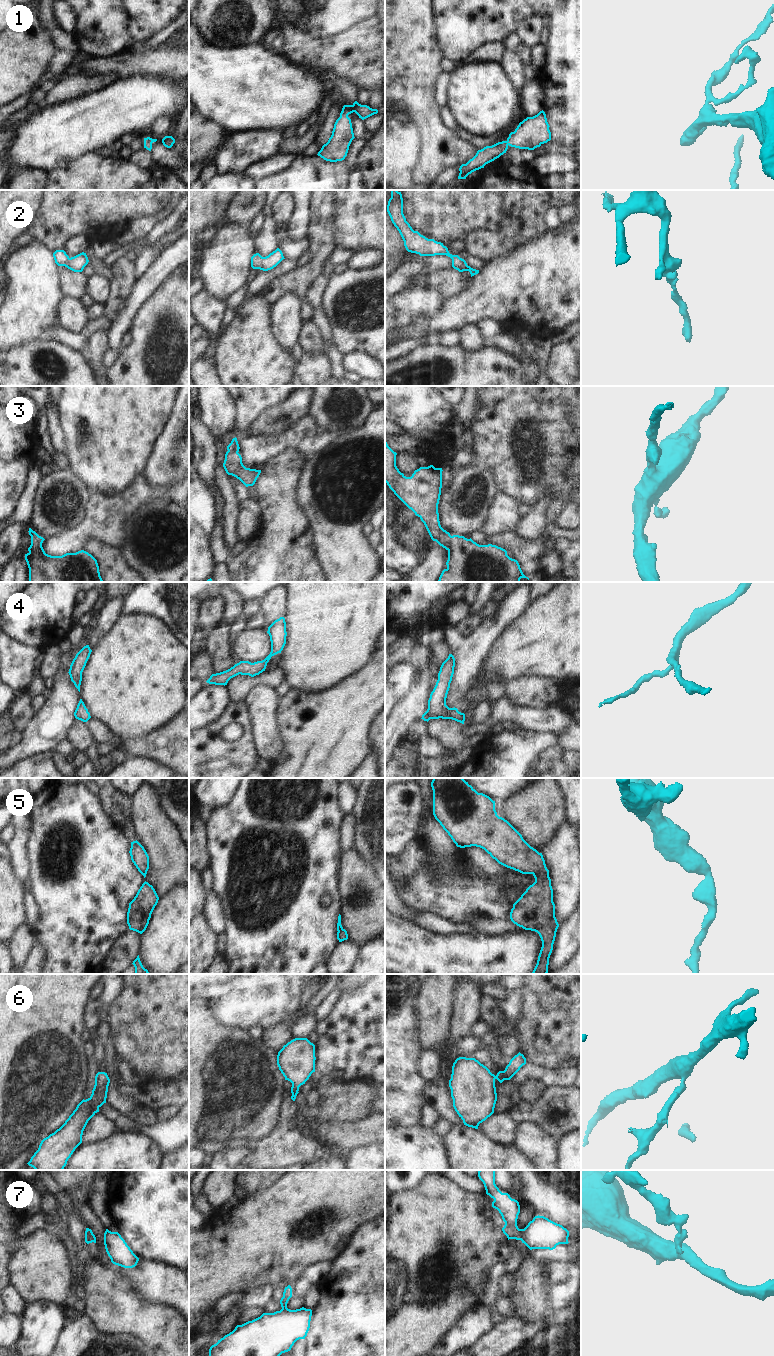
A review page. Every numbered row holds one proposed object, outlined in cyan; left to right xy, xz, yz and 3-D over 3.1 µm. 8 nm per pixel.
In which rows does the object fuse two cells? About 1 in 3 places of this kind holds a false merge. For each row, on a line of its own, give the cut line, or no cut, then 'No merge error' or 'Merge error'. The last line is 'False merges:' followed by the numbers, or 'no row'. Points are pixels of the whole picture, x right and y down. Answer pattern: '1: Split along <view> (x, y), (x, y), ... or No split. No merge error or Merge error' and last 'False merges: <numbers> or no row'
1: No split. No merge error
2: No split. No merge error
3: No split. No merge error
4: No split. No merge error
5: No split. No merge error
6: No split. No merge error
7: Split along yz (522, 1229), (521, 1240). Merge error
False merges: 7.

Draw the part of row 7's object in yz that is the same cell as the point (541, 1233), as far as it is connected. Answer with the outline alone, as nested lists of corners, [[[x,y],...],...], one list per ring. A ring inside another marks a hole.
[[[535,1216],[528,1225],[522,1229],[524,1243],[530,1250],[553,1250],[559,1244],[568,1244],[569,1231],[544,1216]]]

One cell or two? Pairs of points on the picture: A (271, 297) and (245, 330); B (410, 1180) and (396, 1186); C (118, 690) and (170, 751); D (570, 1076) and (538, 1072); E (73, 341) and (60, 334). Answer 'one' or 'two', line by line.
A: two
B: one
C: two
D: one
E: one

